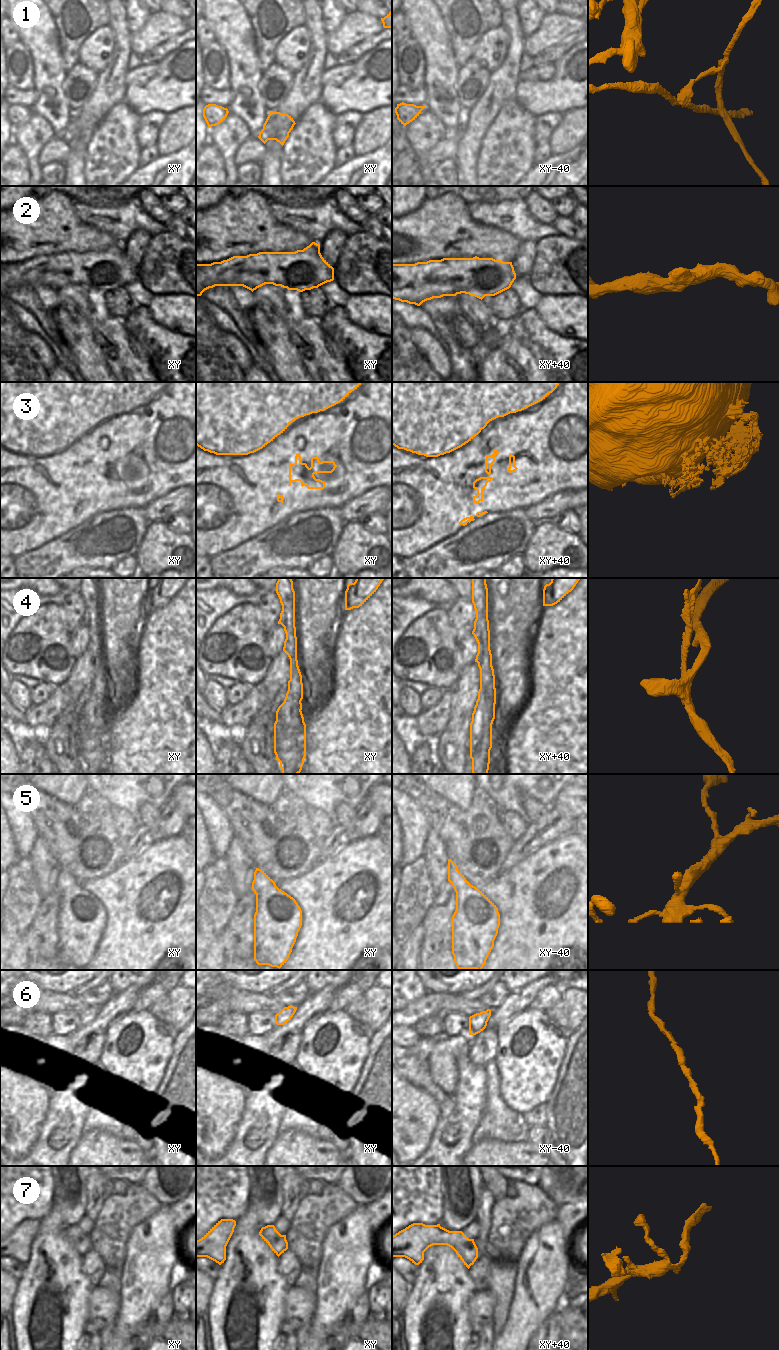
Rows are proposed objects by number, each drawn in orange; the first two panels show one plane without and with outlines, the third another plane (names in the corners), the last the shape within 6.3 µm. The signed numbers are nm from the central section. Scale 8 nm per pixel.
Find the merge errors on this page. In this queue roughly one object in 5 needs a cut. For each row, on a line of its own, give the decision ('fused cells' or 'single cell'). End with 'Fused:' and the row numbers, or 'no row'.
1: fused cells
2: single cell
3: single cell
4: fused cells
5: single cell
6: single cell
7: single cell
Fused: 1, 4

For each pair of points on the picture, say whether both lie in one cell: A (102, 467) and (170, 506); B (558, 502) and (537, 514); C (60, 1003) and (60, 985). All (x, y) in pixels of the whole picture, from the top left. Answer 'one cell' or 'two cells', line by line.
A: two cells
B: one cell
C: two cells

